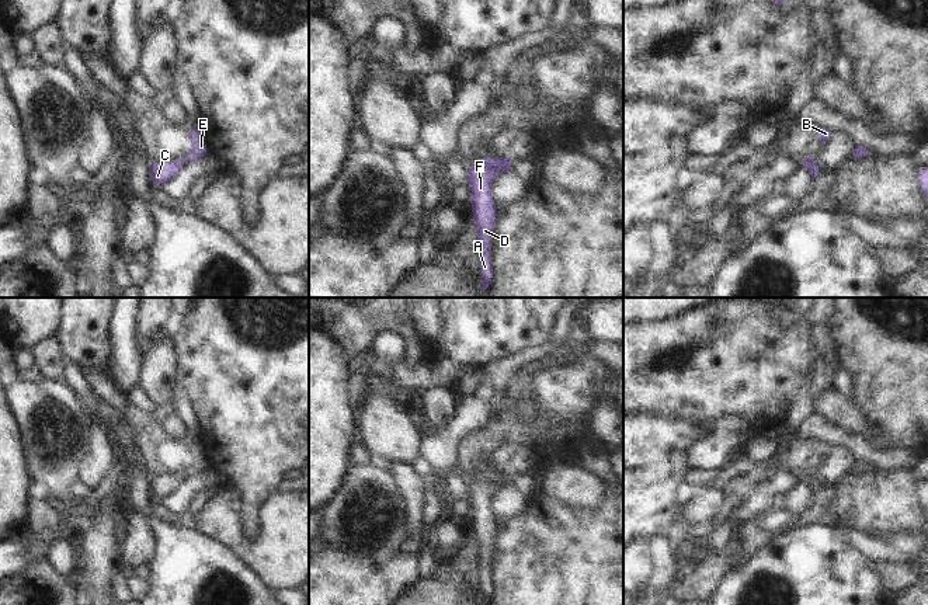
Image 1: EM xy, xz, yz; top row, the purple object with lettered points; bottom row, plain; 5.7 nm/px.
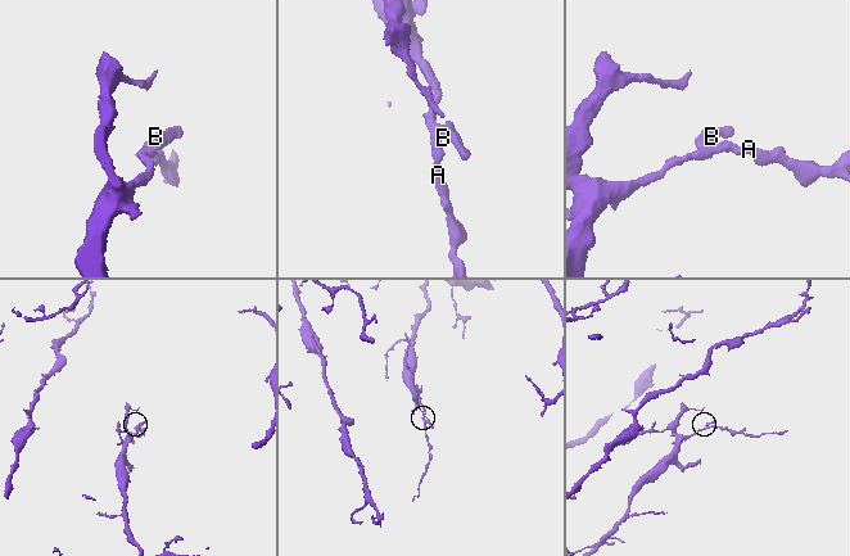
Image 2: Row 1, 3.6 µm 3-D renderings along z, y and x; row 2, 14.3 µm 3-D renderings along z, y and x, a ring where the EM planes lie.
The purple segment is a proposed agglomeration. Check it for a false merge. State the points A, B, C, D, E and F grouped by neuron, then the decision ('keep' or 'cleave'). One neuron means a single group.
groups A C D F / B E; cleave

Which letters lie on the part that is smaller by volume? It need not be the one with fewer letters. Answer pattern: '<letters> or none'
B, E

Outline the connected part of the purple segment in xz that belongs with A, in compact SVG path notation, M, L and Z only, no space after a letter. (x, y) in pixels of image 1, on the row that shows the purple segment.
M491 156L475 160L466 166L469 174L469 188L472 201L473 222L477 226L479 240L479 267L482 278L482 291L487 289L493 281L494 271L491 268L491 239L496 222L496 202L490 195L490 182L496 177L493 168L498 160Z

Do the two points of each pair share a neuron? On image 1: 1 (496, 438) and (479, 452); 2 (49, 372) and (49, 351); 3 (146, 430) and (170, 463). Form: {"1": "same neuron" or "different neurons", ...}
{"1": "same neuron", "2": "same neuron", "3": "same neuron"}

